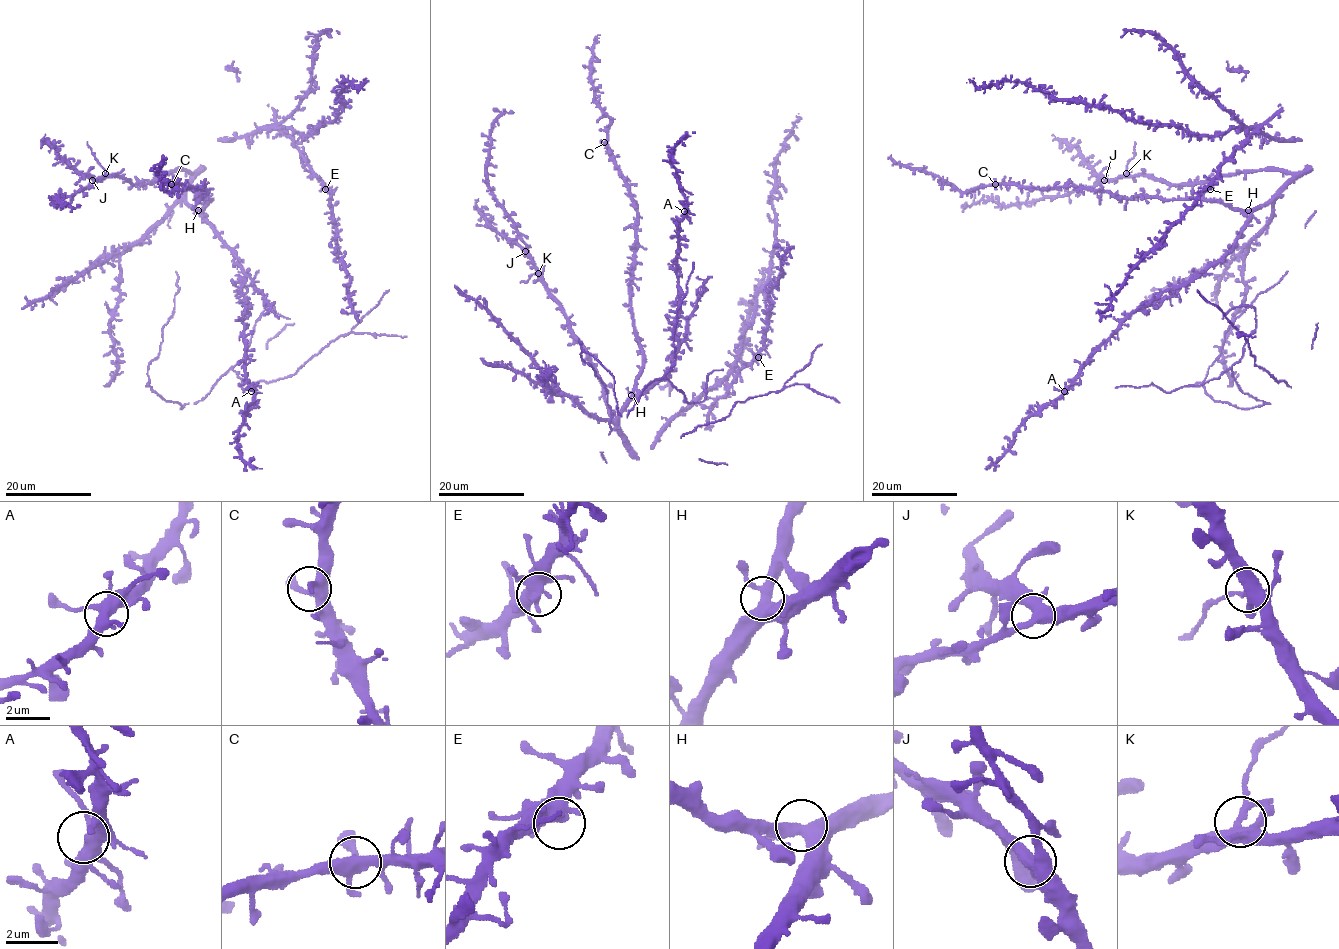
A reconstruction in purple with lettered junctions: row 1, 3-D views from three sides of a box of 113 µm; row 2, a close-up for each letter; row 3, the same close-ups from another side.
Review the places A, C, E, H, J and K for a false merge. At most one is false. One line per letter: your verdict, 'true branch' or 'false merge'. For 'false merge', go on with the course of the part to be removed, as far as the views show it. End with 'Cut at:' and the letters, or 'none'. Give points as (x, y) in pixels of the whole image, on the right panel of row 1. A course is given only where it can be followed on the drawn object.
A: true branch
C: true branch
E: true branch
H: true branch
J: true branch
K: false merge; foreign part runs (1126, 173), (1126, 165), (1135, 155), (1135, 142)
Cut at: K

